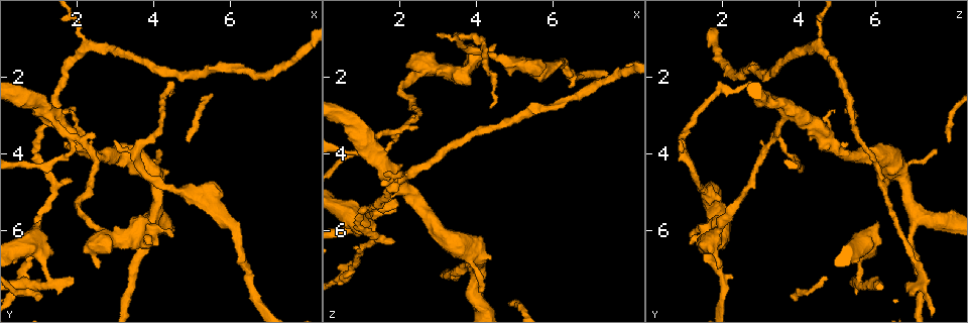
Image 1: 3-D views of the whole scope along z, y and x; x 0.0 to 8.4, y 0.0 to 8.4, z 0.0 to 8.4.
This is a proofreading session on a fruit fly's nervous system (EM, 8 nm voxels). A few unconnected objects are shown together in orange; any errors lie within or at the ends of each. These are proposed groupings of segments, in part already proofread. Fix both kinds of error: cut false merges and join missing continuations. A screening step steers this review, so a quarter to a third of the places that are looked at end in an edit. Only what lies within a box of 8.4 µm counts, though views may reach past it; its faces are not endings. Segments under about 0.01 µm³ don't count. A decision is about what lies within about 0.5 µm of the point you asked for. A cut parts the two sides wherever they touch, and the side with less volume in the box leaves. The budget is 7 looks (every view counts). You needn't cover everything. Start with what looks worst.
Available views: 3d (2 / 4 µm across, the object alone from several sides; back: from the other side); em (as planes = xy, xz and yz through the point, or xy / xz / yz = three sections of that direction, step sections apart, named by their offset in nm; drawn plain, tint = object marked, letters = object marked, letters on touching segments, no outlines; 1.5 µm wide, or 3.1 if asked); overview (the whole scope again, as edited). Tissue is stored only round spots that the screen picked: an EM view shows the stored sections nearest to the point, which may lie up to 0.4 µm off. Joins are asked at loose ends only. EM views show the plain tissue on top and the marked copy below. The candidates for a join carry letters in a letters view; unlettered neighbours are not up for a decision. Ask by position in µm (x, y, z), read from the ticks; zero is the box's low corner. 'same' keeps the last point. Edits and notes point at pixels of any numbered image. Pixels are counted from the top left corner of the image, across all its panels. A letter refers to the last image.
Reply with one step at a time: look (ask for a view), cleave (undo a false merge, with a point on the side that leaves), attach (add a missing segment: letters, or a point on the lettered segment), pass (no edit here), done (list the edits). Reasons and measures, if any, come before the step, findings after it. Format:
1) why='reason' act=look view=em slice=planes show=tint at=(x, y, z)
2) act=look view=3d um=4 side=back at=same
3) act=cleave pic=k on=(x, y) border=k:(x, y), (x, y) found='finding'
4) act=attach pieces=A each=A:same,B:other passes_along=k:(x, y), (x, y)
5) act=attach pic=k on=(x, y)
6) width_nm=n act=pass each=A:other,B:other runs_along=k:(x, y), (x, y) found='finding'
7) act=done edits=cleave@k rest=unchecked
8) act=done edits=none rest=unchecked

why='free end' act=look view=em slice=planes show=letters at=(4.00, 6.30, 1.20)

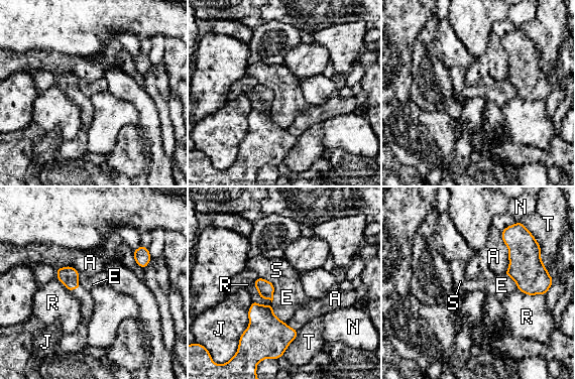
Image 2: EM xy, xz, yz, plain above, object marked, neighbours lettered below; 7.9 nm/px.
act=pass each=A:other,E:other,J:other,N:other,R:other,S:other,T:other found='none of them fits'

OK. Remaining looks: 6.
why='branch stops here' act=look view=3d um=4 at=(1.65, 3.70, 5.20)

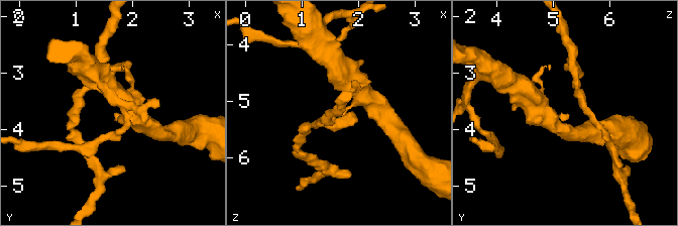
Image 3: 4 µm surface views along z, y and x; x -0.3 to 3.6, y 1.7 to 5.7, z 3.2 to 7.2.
why='now the EM' act=look view=em slice=planes show=letters at=(1.65, 3.70, 5.15)

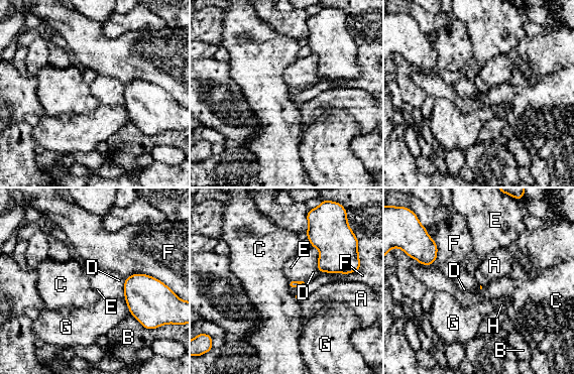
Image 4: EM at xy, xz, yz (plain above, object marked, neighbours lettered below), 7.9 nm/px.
act=pass each=A:other,B:other,C:other,D:other,E:other,F:other,G:other,H:other found='no lettered segment goes on from it'

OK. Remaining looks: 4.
act=look view=3d um=2 at=(2.20, 6.45, 1.65)

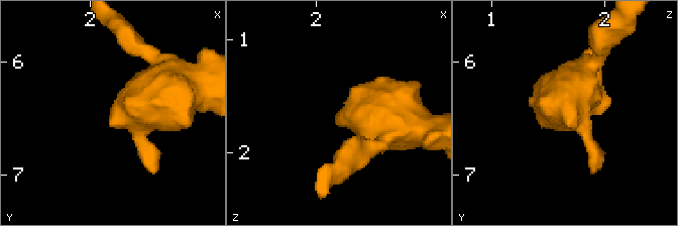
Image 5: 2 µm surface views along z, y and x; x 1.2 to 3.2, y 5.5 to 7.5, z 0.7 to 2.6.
act=look view=em slice=planes show=tint at=(2.16, 6.42, 1.66)

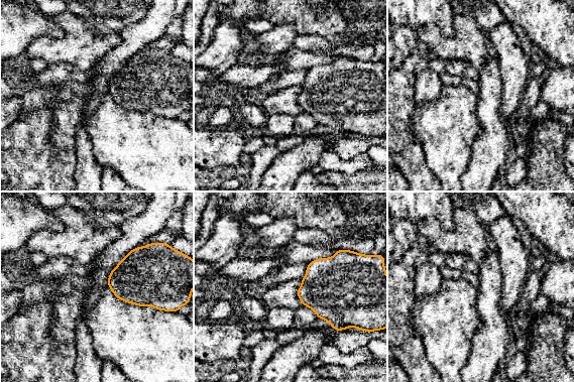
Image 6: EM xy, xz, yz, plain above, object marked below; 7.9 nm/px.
act=look view=em slice=planes show=letters at=same

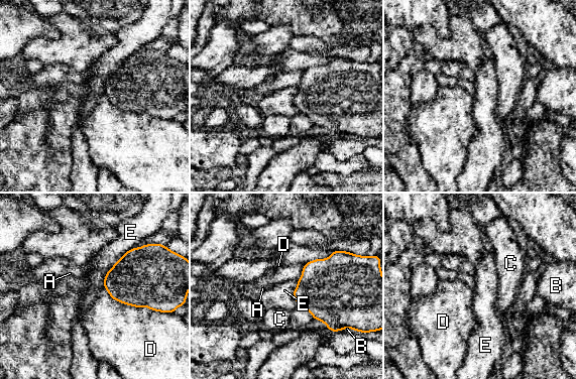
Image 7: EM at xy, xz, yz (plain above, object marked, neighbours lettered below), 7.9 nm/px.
act=pass each=A:other,B:other,C:other,D:other,E:other border=7:(133, 247), (107, 272), (102, 286) found='no lettered segment goes on from it'

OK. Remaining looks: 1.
act=done edits=none rest=unchecked

